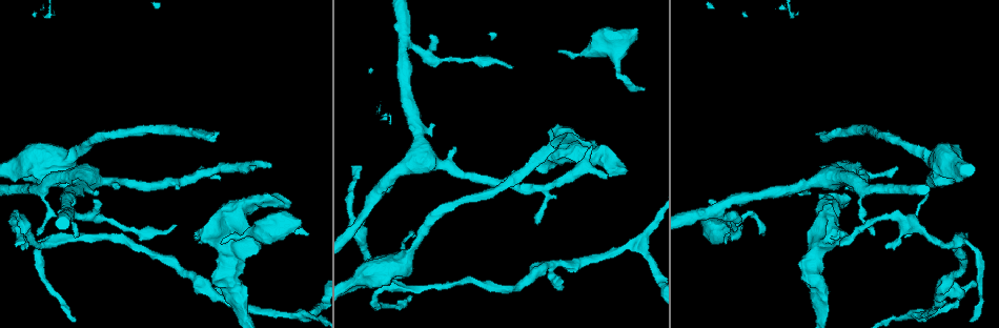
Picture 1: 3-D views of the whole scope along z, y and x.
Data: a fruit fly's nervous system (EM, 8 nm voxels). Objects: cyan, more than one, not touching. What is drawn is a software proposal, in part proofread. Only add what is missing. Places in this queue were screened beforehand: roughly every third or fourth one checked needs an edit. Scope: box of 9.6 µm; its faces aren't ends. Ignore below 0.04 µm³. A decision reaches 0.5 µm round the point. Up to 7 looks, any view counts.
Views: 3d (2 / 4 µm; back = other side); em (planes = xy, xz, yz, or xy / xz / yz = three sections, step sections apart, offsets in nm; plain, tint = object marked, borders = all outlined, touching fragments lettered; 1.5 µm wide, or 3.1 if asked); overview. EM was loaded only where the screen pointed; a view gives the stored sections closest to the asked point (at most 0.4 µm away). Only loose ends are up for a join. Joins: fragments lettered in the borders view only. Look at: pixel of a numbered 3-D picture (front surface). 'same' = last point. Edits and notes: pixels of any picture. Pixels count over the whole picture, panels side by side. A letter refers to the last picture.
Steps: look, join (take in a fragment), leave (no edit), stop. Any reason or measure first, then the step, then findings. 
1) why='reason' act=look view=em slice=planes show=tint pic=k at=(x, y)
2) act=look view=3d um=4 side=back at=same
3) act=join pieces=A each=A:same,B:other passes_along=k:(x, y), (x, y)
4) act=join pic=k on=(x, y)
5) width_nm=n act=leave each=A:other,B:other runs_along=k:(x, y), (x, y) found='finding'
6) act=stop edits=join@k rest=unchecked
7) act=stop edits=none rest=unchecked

why='thick end' act=look view=3d um=2 pic=1 at=(256, 254)

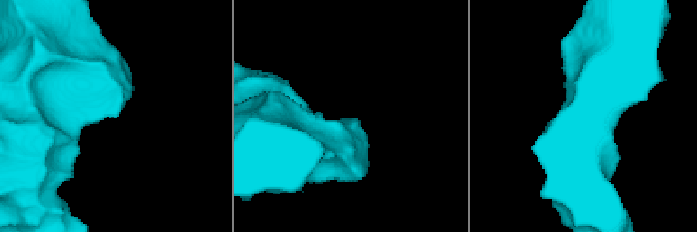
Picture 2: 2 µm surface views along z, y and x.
act=look view=em slice=planes show=borders pic=2 at=(118, 111)

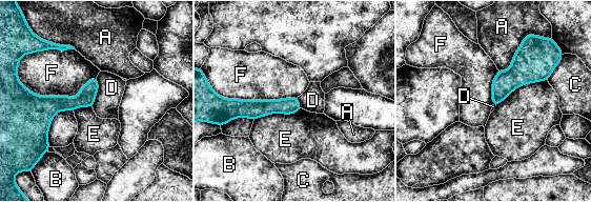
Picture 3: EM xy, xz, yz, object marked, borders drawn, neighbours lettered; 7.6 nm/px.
act=leave each=A:other,B:other,C:other,D:other,E:other,F:other border=3:(97, 78), (98, 92), (92, 106) found='no lettered fragment goes on from it'

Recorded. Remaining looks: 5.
why='free end' act=look view=em slice=planes show=borders pic=1 at=(623, 169)

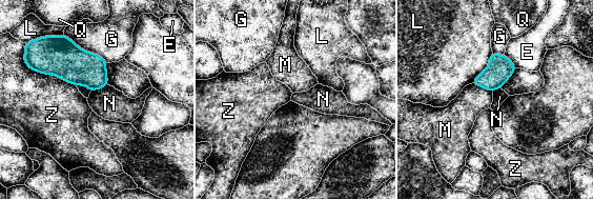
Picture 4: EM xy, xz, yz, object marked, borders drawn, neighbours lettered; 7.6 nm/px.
width_nm=190 longest_contact=Z:500nm act=leave each=E:other,G:other,L:other,M:other,N:other,Q:other,Z:other found='no lettered fragment goes on from it'

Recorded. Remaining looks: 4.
why='an open end' act=look view=em slice=planes show=borders pic=1 at=(218, 131)

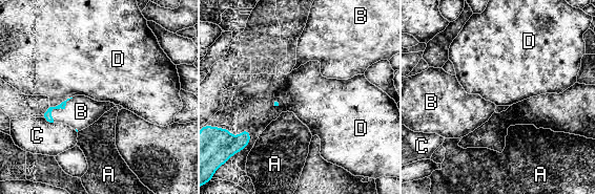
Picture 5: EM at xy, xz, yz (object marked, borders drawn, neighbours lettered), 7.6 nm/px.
act=join pieces=B each=A:other,B:same,C:other,D:other found='the cell continues'

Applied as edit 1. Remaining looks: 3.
act=stop edits=join@5 rest=unchecked

